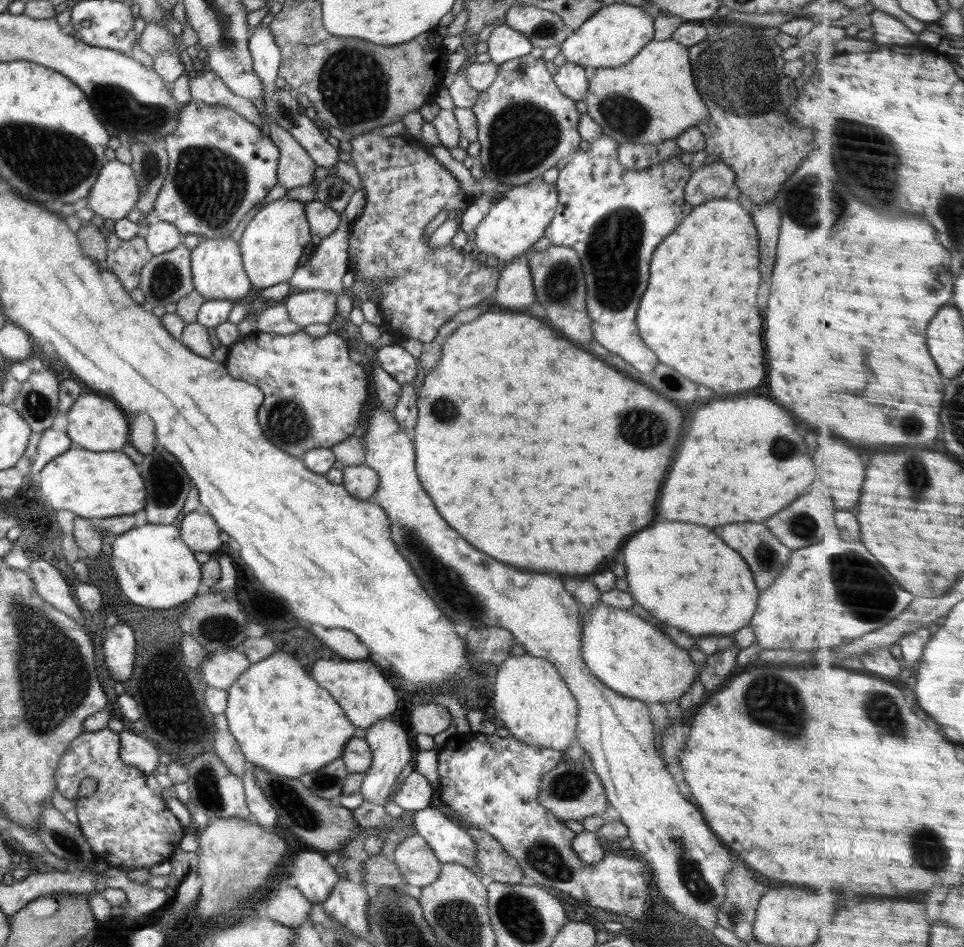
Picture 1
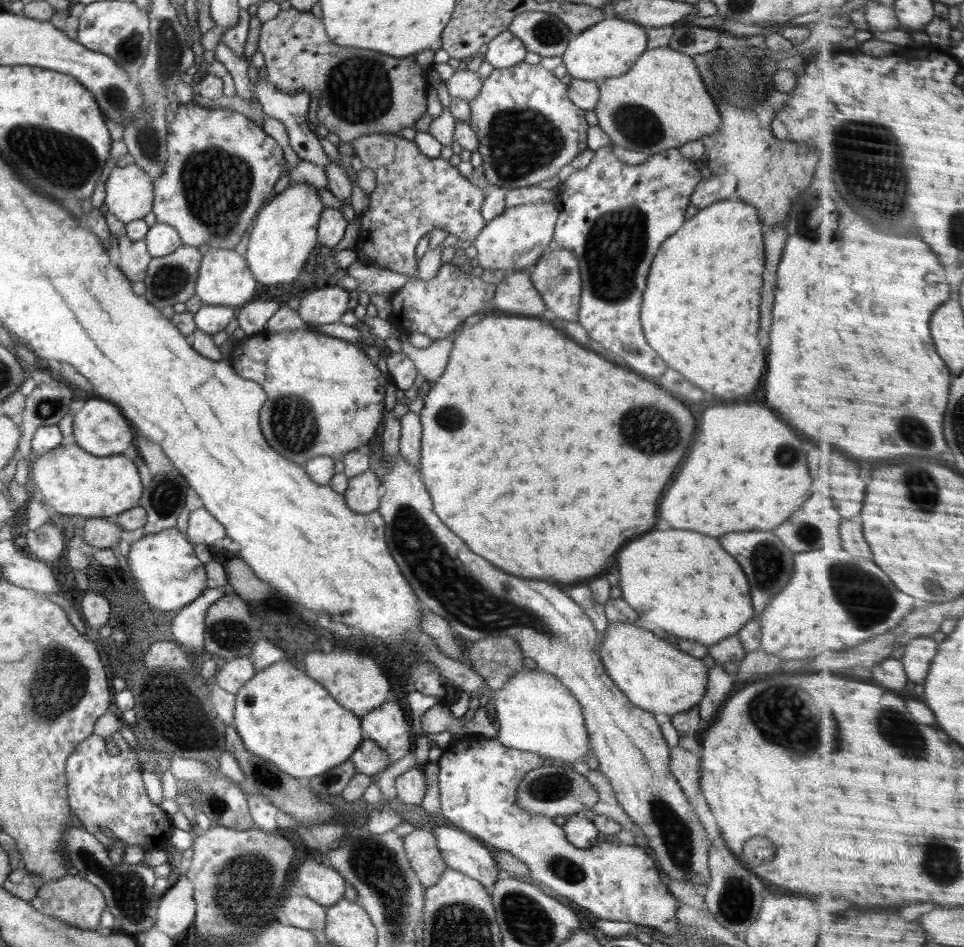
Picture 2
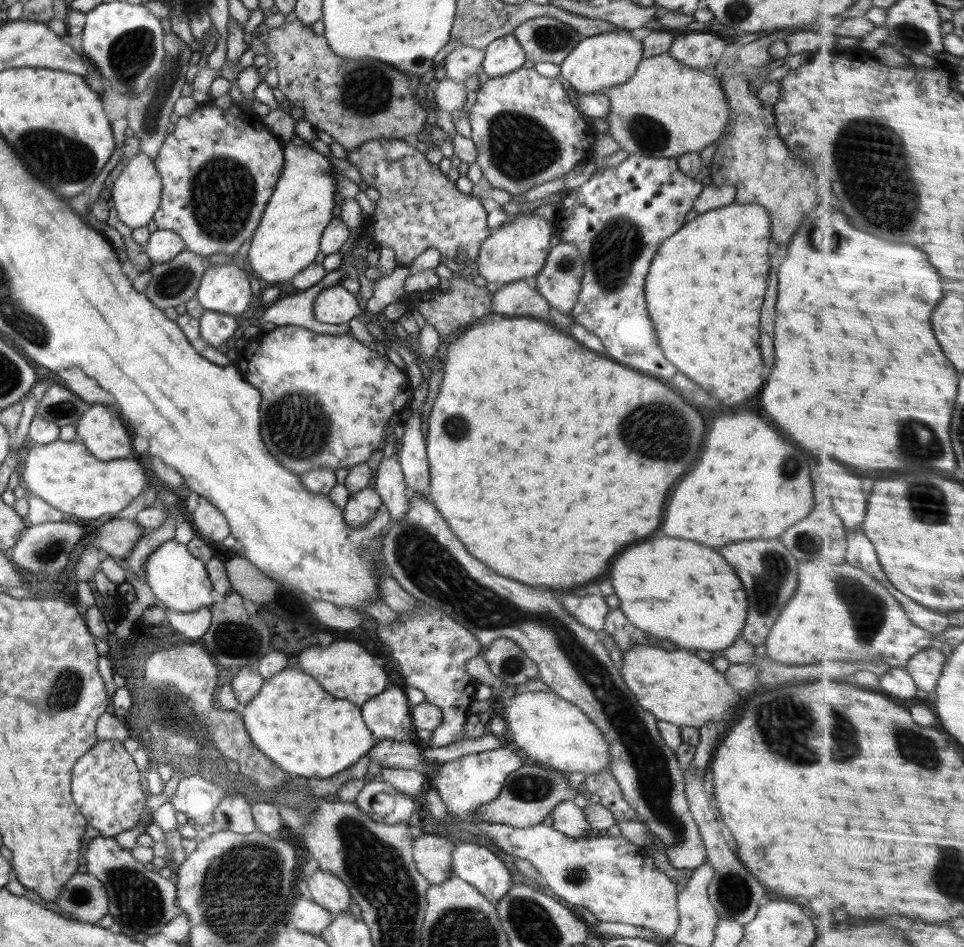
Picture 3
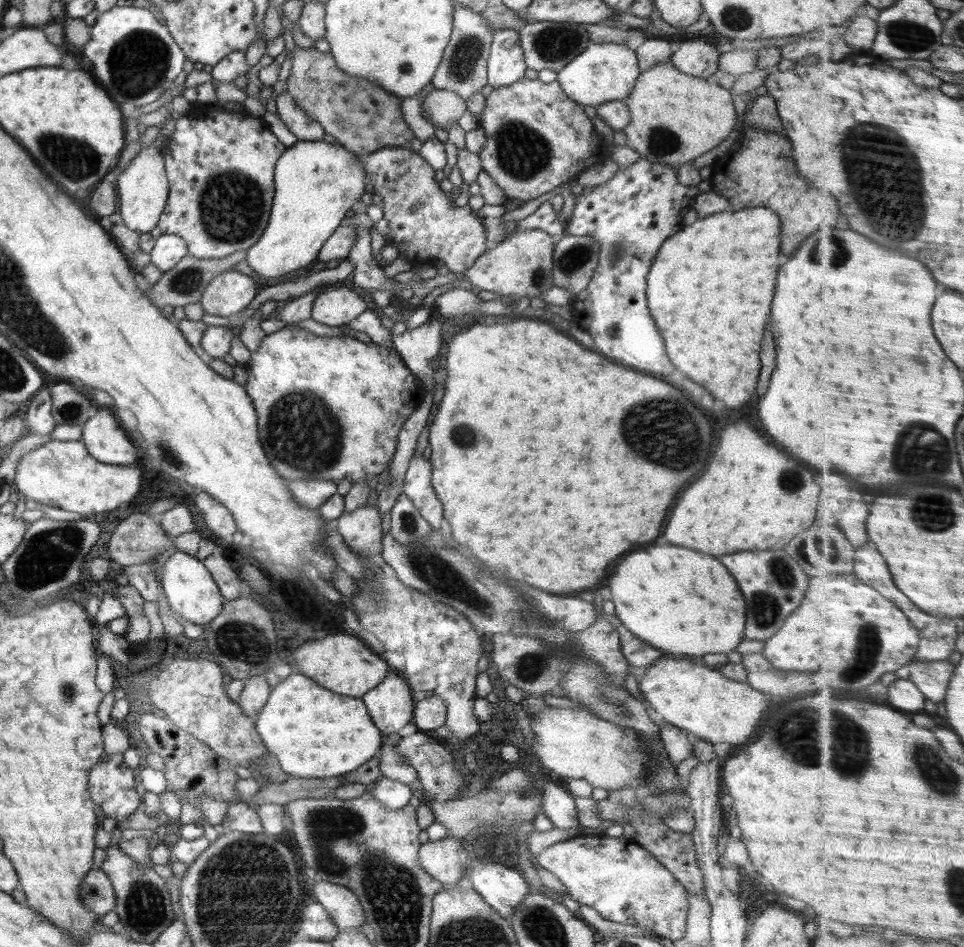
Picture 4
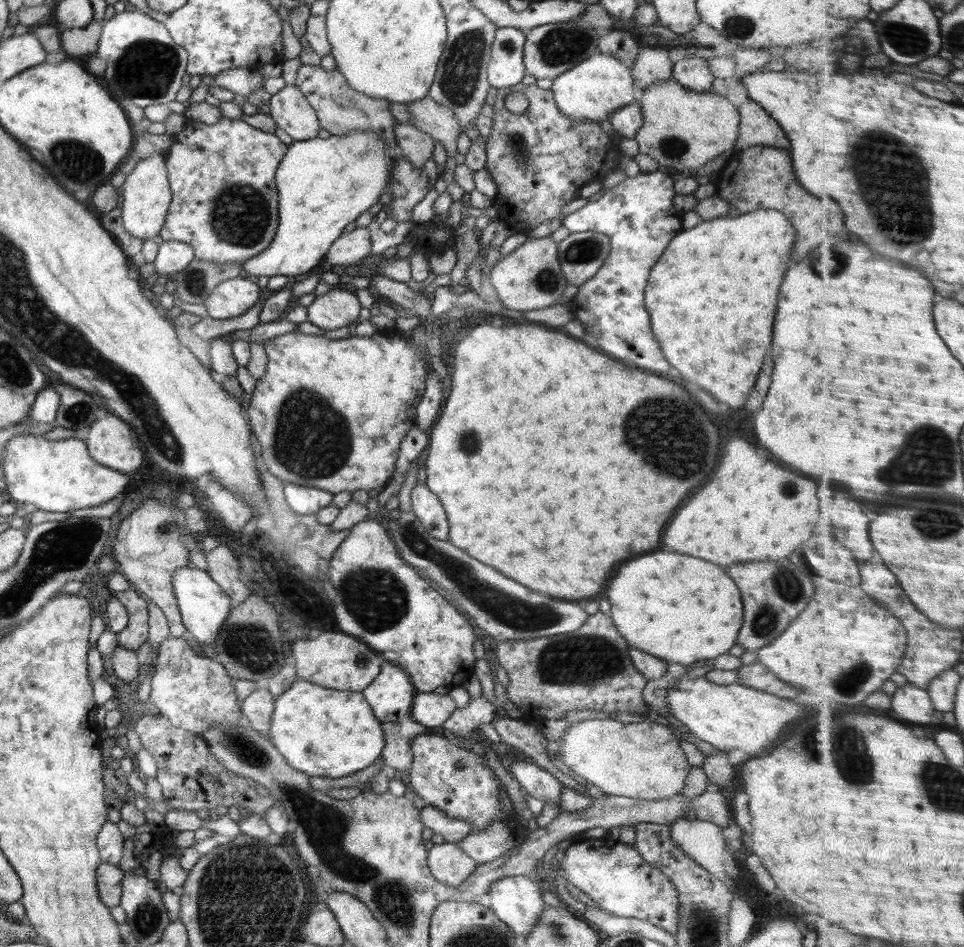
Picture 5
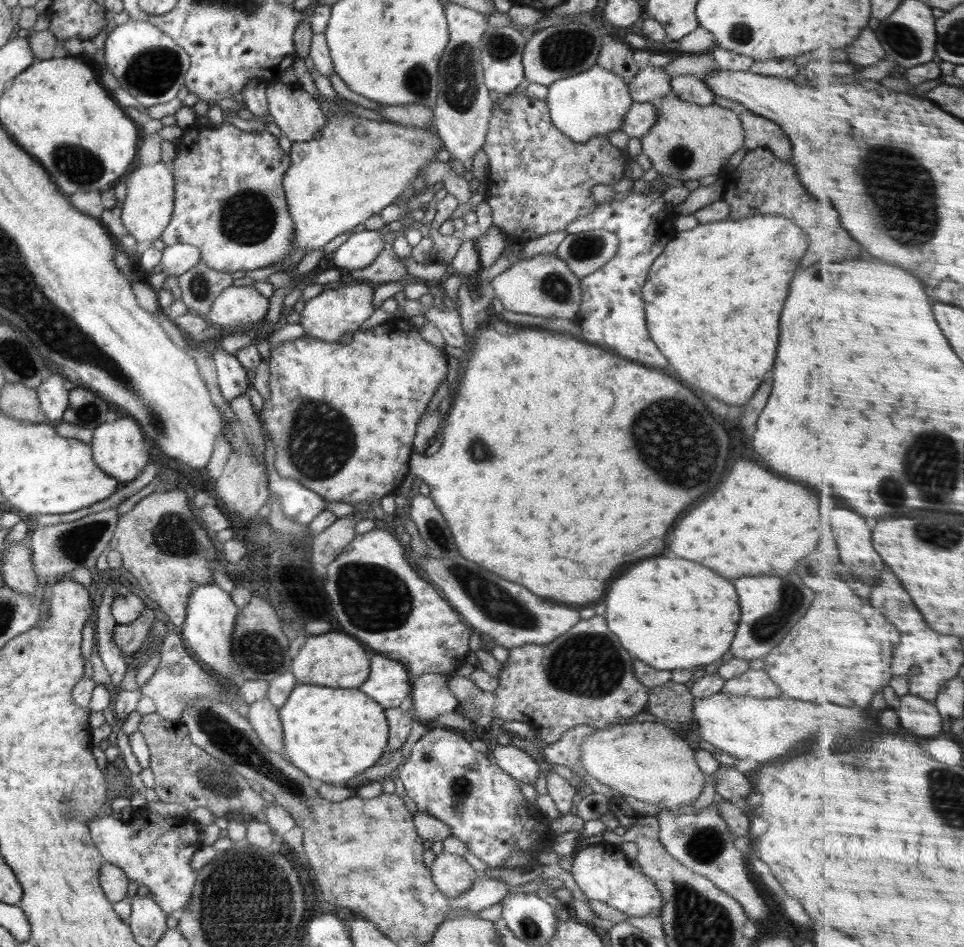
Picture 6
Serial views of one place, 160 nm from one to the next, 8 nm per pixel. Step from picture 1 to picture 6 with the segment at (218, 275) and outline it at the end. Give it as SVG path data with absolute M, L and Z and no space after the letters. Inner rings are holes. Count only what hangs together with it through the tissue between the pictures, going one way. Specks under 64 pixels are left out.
M232 285L214 299L206 320L212 326L236 333L259 326L268 309L269 298L264 297L253 285Z

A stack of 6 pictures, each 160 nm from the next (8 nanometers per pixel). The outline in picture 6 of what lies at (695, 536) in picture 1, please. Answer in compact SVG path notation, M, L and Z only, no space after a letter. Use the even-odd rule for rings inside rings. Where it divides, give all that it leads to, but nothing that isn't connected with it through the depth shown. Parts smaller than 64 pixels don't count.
M682 558L642 560L610 584L604 604L610 632L618 636L630 655L656 670L697 669L720 662L729 651L740 620L738 596L734 586L726 578L714 574L710 568Z

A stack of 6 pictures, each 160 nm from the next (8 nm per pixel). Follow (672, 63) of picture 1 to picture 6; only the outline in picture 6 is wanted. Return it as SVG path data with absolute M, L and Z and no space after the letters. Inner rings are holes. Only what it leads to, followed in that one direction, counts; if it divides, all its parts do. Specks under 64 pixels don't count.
M672 94L653 102L657 112L657 121L648 132L640 138L642 154L646 154L651 160L652 168L658 176L672 179L689 181L697 180L708 176L719 176L725 168L728 159L736 150L744 146L745 132L741 125L739 116L716 104L700 106L688 103Z

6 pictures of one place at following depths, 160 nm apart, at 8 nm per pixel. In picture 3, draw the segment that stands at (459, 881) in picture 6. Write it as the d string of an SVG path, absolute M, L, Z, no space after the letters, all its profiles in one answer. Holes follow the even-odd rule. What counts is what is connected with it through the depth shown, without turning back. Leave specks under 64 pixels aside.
M427 830L420 837L412 839L416 868L431 885L442 884L451 877L451 858L455 845L456 842L433 830Z

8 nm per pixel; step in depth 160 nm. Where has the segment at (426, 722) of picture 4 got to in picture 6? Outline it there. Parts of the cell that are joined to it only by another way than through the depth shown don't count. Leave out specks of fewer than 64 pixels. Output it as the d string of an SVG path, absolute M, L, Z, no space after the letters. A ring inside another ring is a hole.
M466 664L459 669L453 670L451 673L446 673L445 675L439 674L423 674L414 678L411 681L412 685L412 713L417 720L420 721L429 721L429 720L436 720L440 714L446 714L448 712L456 712L456 708L459 705L459 700L450 692L449 689L449 680L452 676L464 676L466 680L469 680L469 676L472 671L475 670L475 667Z

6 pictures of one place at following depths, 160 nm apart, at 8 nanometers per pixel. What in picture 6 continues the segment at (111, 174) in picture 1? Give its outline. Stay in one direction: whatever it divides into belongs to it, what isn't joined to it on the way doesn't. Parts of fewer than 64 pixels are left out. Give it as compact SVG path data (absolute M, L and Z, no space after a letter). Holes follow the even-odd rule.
M162 161L141 165L127 178L121 221L137 242L154 242L170 222L174 208L174 178Z

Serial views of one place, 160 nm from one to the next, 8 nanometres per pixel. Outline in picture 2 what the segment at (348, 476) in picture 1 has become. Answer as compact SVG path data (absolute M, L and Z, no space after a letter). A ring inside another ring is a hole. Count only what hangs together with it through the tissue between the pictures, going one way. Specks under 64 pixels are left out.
M365 470L348 481L343 492L347 505L358 514L372 514L379 507L382 493L381 481L375 471Z

